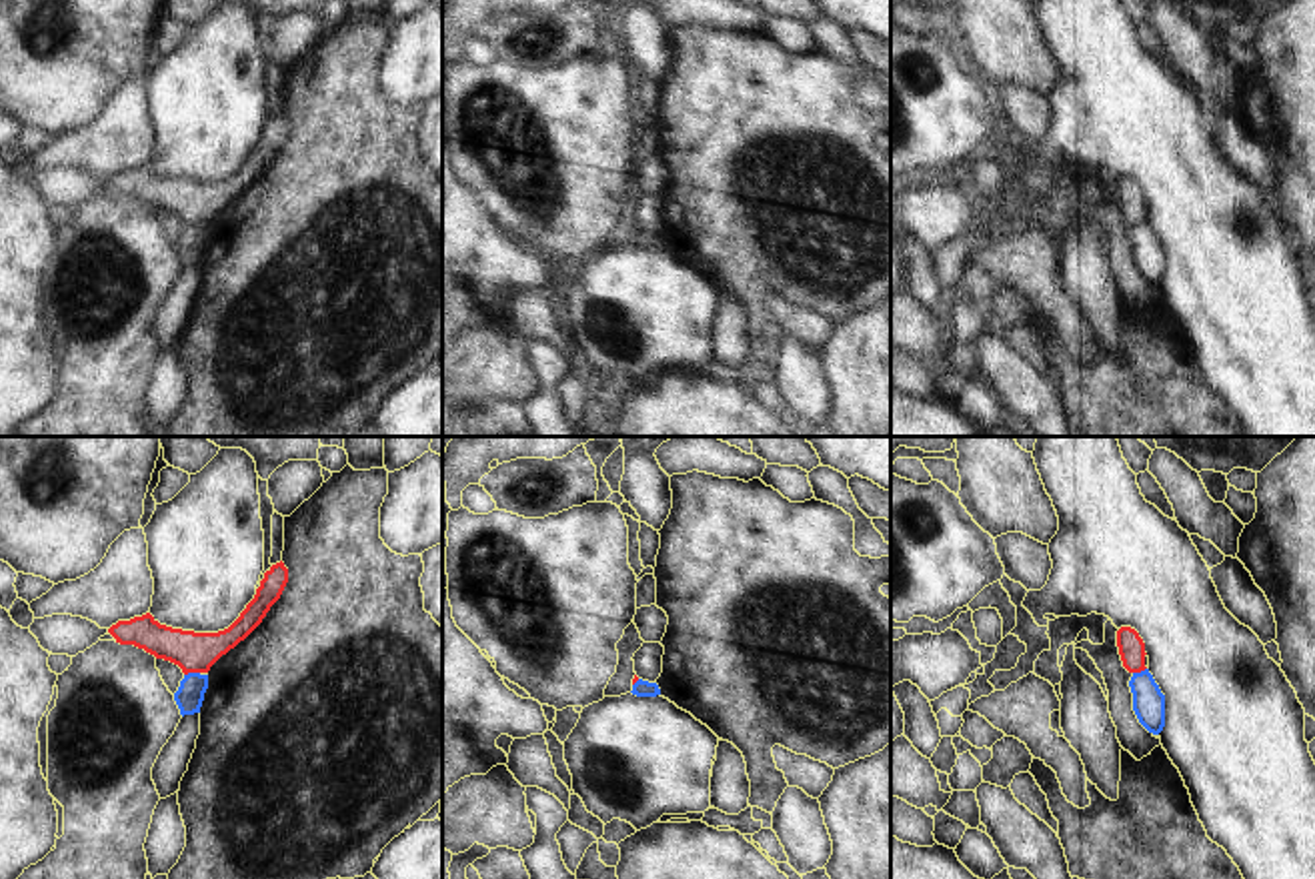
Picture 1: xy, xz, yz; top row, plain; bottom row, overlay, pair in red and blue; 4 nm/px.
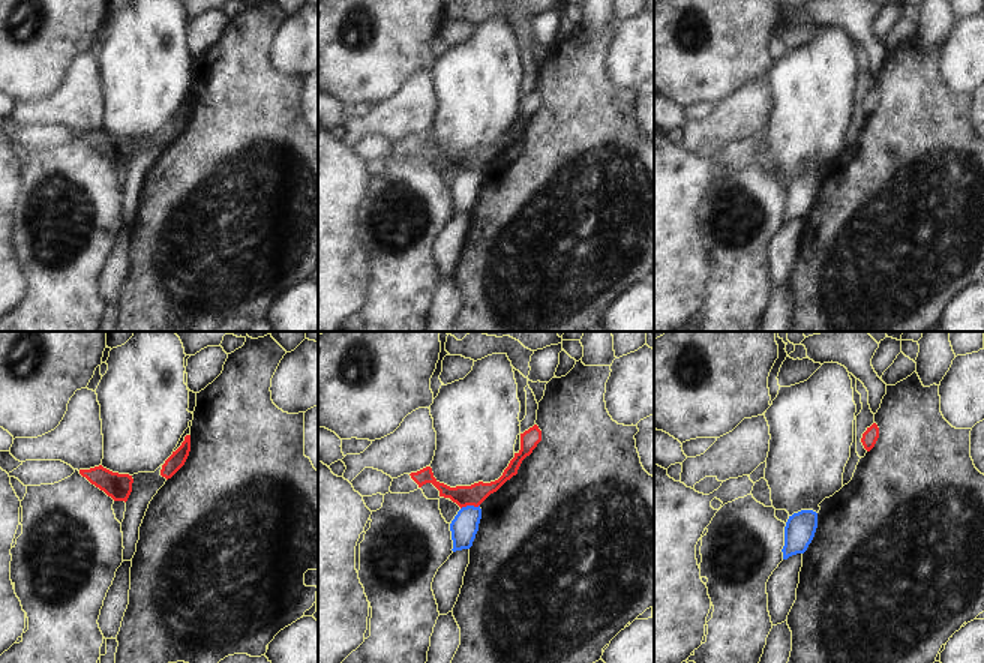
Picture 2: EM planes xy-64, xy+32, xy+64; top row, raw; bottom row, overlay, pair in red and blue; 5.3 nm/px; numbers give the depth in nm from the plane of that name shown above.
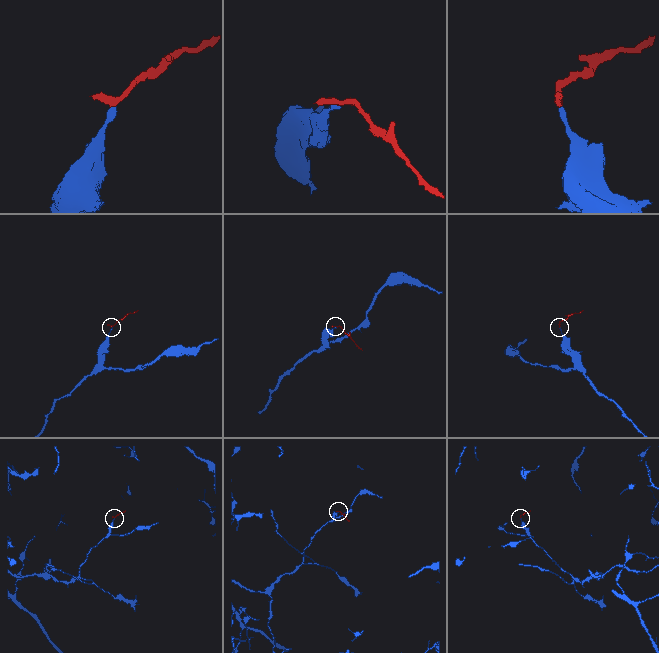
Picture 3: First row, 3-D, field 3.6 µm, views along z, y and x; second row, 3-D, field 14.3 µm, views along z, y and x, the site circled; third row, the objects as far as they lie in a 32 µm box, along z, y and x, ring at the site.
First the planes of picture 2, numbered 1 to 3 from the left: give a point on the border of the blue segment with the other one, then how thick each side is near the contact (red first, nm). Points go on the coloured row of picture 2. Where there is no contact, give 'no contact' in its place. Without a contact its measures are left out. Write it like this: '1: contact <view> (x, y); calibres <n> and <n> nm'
1: no contact
2: contact xy+32 (470, 504); calibres 110 and 150 nm
3: no contact

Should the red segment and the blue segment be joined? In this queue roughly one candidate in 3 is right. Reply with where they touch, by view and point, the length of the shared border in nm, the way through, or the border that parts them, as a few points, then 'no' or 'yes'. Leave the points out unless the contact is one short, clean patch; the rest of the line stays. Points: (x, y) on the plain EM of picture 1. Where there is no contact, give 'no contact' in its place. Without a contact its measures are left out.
xy (191, 223) | 70 nm | along xy (199, 223), (185, 227) | no

